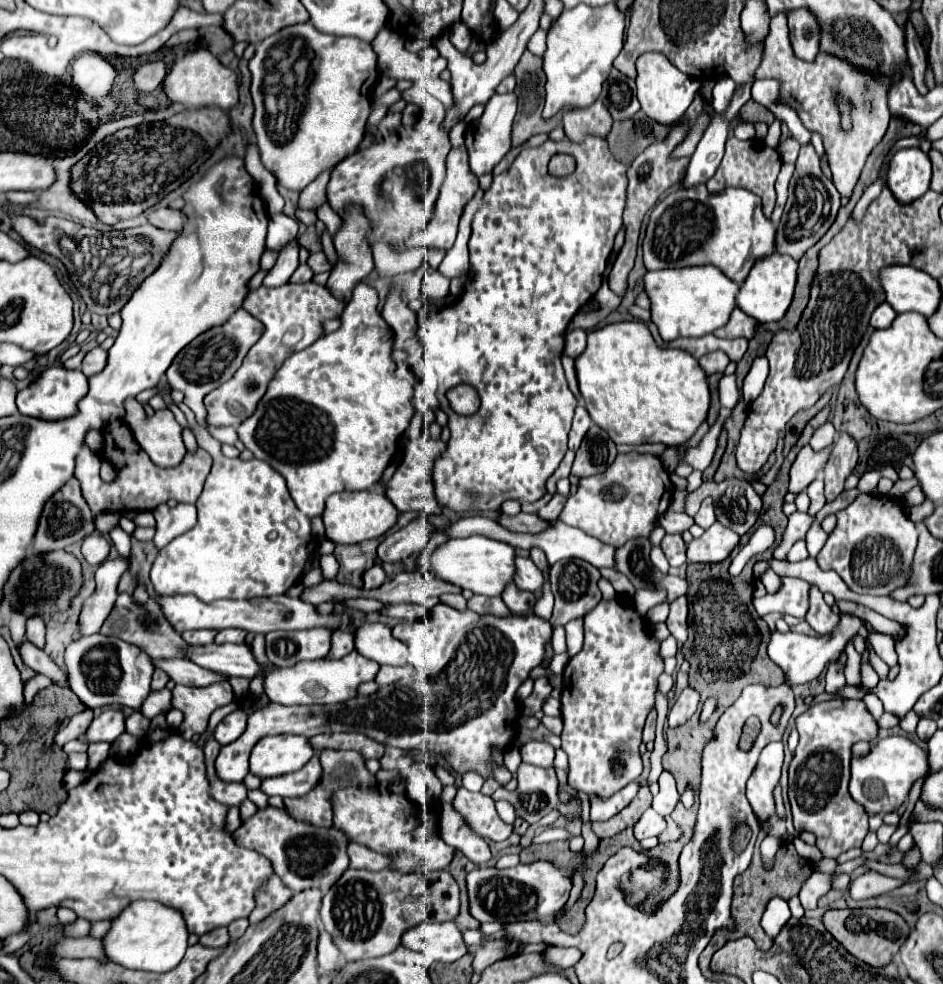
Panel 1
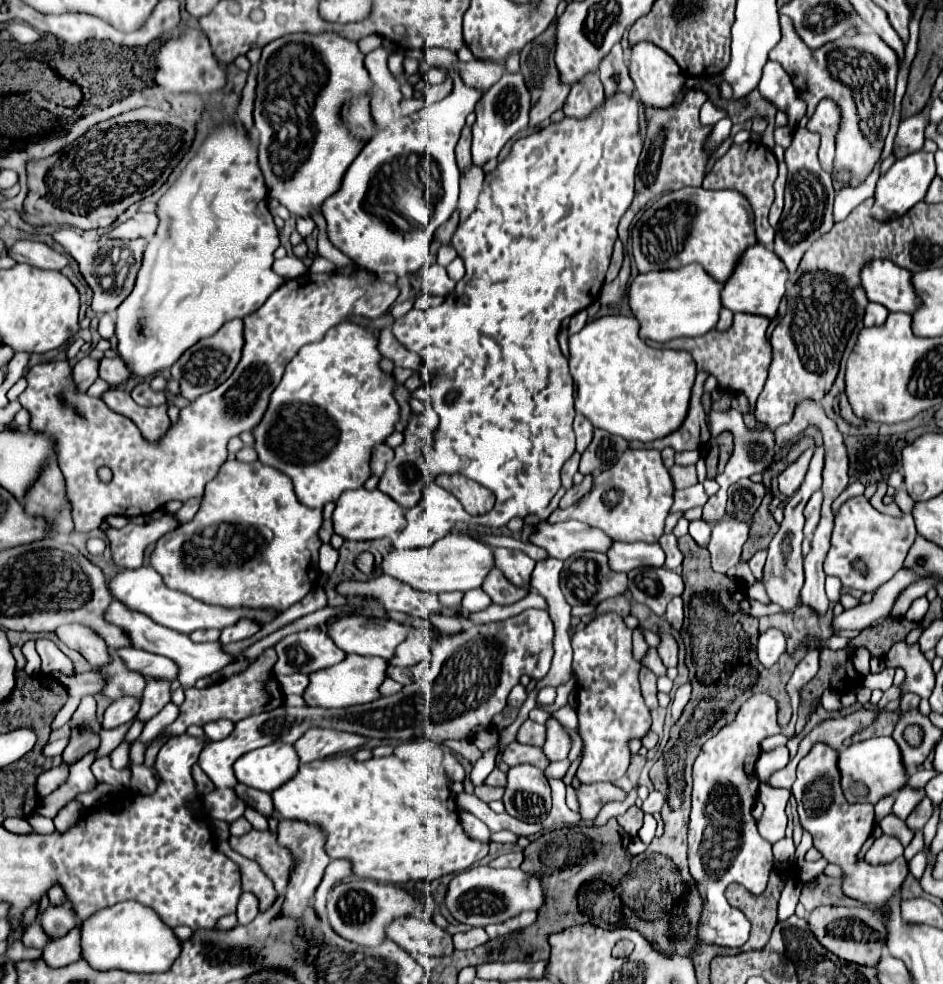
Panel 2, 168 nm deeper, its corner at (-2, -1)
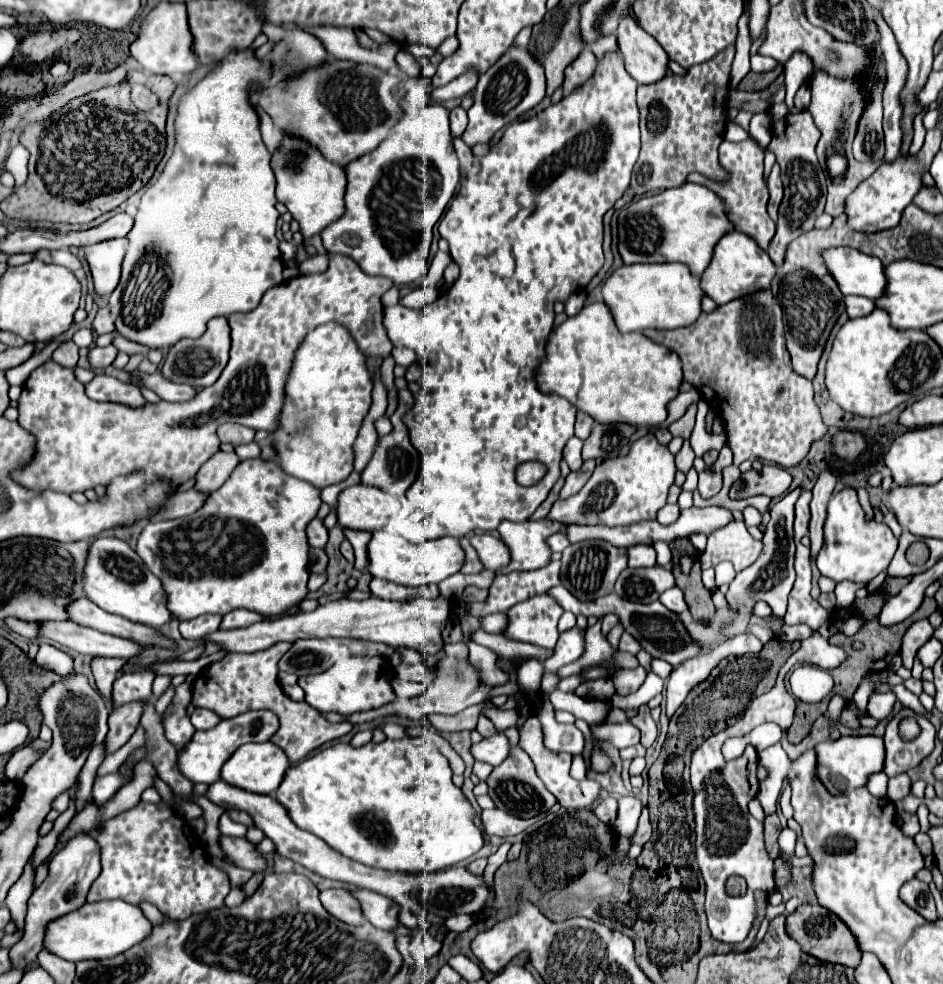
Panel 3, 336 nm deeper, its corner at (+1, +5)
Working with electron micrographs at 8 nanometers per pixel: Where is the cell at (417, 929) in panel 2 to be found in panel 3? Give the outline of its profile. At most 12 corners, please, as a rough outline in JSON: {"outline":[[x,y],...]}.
{"outline":[[364,888],[350,890],[364,918],[380,930],[394,930],[400,906]]}

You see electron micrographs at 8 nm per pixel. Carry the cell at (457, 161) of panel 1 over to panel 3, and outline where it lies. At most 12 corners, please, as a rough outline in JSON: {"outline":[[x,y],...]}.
{"outline":[[462,106],[450,110],[452,136],[462,136],[468,124]]}

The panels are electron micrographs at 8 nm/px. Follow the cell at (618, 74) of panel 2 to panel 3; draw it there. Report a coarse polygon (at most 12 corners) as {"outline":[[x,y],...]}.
{"outline":[[616,34],[600,36],[590,44],[596,58],[618,52]]}

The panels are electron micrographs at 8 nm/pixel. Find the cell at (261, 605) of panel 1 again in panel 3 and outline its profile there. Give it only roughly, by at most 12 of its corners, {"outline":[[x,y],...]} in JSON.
{"outline":[[120,538],[90,542],[84,596],[158,628],[160,580]]}

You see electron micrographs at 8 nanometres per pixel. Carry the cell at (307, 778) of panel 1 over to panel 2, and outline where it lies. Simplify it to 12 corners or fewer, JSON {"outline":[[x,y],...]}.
{"outline":[[333,756],[271,792],[359,878],[463,872],[443,770]]}

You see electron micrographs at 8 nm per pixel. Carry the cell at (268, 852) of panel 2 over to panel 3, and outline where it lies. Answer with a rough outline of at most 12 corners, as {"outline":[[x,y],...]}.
{"outline":[[220,836],[224,856],[240,868],[264,872],[264,856],[244,838]]}

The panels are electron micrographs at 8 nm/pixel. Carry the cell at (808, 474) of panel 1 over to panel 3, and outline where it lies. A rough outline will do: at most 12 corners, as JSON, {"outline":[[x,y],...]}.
{"outline":[[776,466],[748,470],[732,486],[730,498],[764,494],[780,498],[792,476]]}

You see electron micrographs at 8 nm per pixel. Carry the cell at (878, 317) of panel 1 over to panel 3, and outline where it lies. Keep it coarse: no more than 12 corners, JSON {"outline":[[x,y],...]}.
{"outline":[[844,296],[850,318],[866,316],[876,308],[874,300]]}

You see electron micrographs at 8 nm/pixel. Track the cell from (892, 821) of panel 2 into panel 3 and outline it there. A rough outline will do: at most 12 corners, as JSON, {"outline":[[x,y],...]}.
{"outline":[[900,812],[902,832],[916,836],[920,832],[916,814]]}

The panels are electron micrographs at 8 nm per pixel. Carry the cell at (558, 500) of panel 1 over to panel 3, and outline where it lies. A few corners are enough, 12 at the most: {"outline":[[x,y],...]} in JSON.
{"outline":[[586,460],[566,476],[560,498],[574,496],[588,482],[596,462]]}

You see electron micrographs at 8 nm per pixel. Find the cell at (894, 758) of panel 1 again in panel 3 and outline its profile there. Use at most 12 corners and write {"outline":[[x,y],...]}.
{"outline":[[840,736],[814,746],[816,776],[850,794],[884,768],[884,740]]}

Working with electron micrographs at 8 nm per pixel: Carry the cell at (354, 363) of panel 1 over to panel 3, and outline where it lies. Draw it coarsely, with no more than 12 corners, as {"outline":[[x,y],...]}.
{"outline":[[334,322],[296,350],[280,468],[346,480],[372,378]]}

